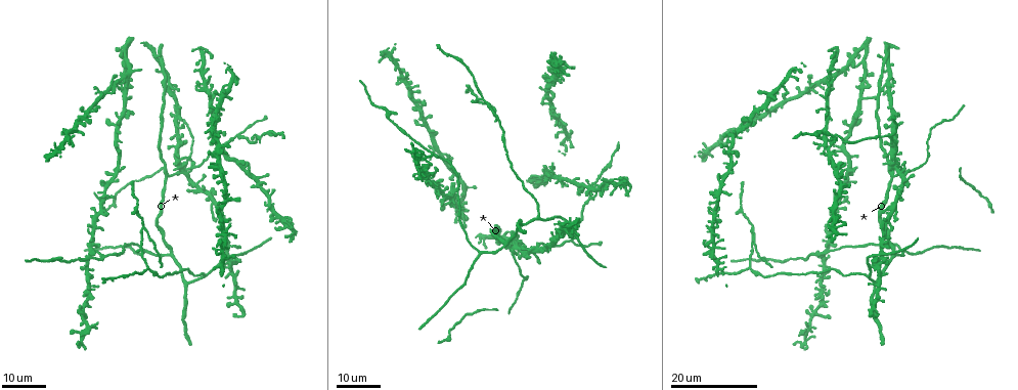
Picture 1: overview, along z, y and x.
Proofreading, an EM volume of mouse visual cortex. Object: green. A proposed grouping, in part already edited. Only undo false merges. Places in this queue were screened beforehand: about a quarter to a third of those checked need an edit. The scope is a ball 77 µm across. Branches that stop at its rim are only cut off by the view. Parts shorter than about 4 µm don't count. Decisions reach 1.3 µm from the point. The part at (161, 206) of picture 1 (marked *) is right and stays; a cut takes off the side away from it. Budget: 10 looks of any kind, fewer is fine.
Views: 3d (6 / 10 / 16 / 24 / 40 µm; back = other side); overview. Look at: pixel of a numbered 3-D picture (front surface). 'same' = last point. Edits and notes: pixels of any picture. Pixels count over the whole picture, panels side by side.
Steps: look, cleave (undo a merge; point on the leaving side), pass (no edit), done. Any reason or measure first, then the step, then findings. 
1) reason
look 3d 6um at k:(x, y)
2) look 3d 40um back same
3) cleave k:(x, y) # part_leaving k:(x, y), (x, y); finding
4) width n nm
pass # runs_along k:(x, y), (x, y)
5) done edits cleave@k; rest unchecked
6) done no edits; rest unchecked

arms part here
look 3d 24um at 1:(866, 276)

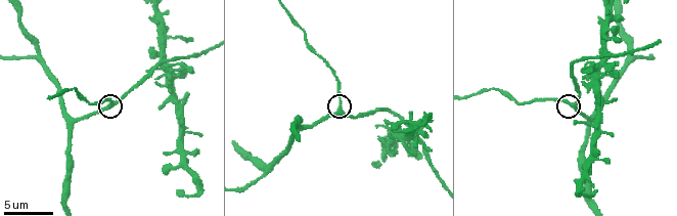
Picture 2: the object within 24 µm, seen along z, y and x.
zoom in
look 3d 10um at 2:(340, 109)

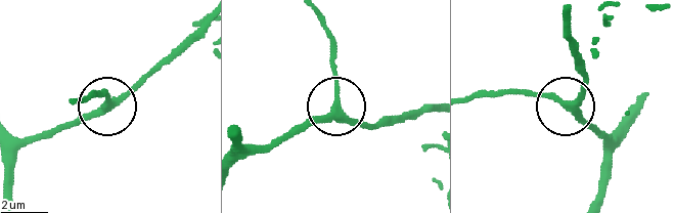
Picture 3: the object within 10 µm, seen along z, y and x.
pass # runs_along 3:(238, 156), (273, 147), (338, 113), (376, 126); continuous, no second neuron

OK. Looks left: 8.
four or more arms meet
look 3d 16um at 1:(555, 176)

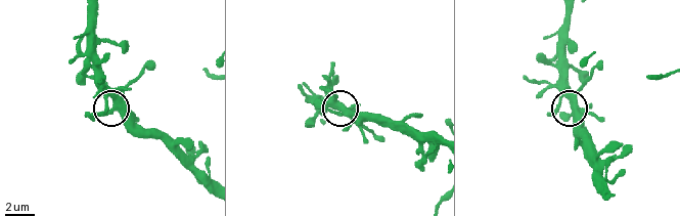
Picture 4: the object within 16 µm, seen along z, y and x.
look 3d 6um at 4:(114, 100)

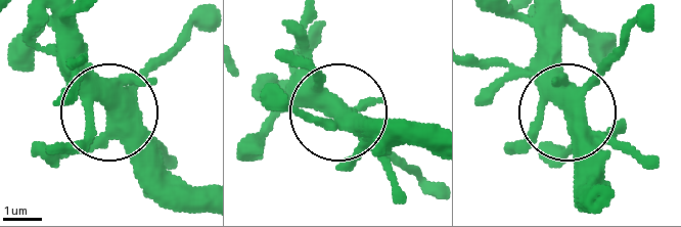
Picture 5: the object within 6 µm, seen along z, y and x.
pass # all the same neuron

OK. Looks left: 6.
three arms meet
look 3d 16um at 1:(837, 134)

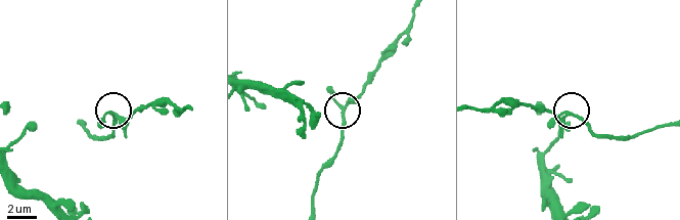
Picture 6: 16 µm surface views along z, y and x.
look 3d 10um at 6:(343, 108)

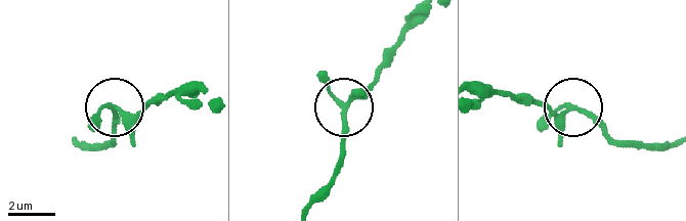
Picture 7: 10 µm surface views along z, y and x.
width 210 nm
pass # runs_along 7:(76, 138), (109, 142), (117, 108), (132, 113), (160, 101); continuous, no second neuron

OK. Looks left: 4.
two arms in line, one across
look 3d 24um at 1:(145, 229)

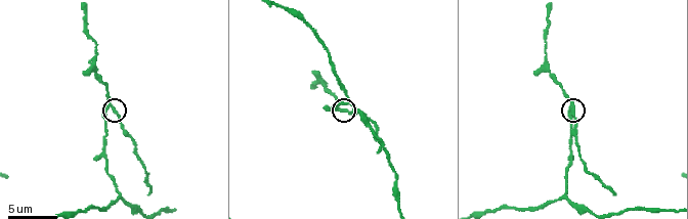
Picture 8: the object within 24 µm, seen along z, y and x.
look 3d 6um at 8:(114, 109)

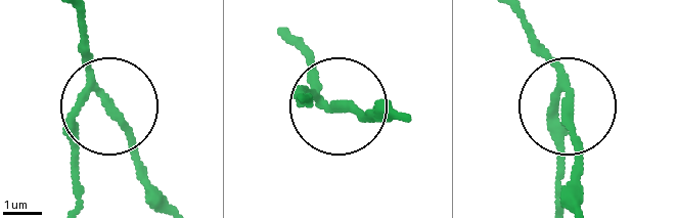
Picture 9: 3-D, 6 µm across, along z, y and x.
from behind
look 3d 6um back at 9:(340, 106)

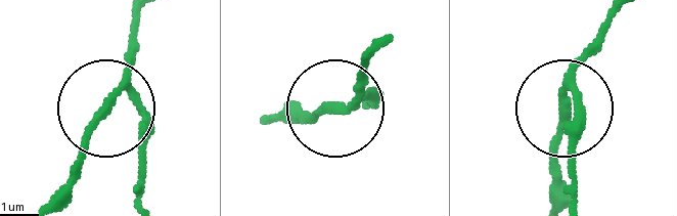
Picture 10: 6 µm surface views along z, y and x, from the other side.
width 180 nm
cleave 10:(90, 128) # part_leaving 10:(127, 84), (58, 199); a second neuron is stuck on

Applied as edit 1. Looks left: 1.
arms part here
look 3d 16um at 8:(564, 195)

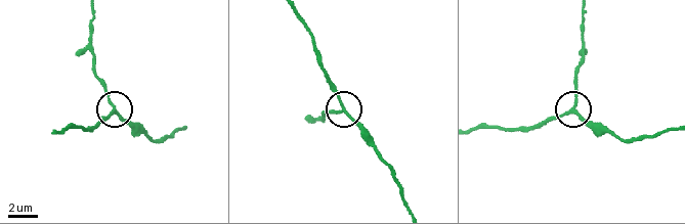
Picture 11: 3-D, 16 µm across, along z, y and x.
side_arm 19 um; arms 3
pass # one neuron here

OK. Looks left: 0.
done edits cleave@10; rest unchecked

